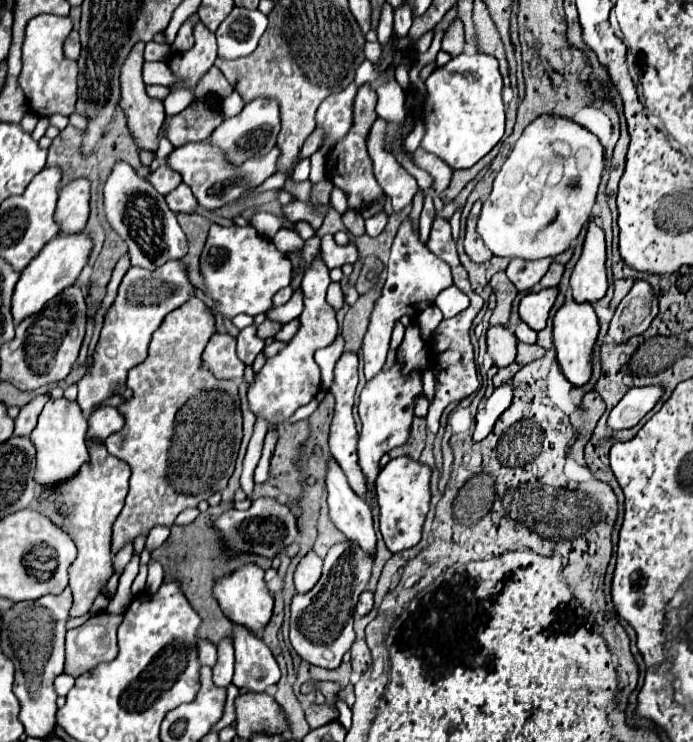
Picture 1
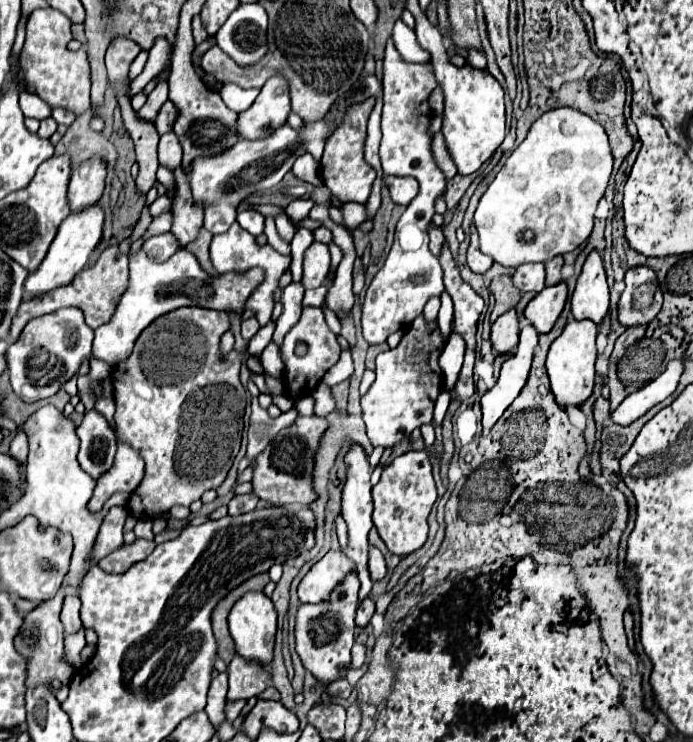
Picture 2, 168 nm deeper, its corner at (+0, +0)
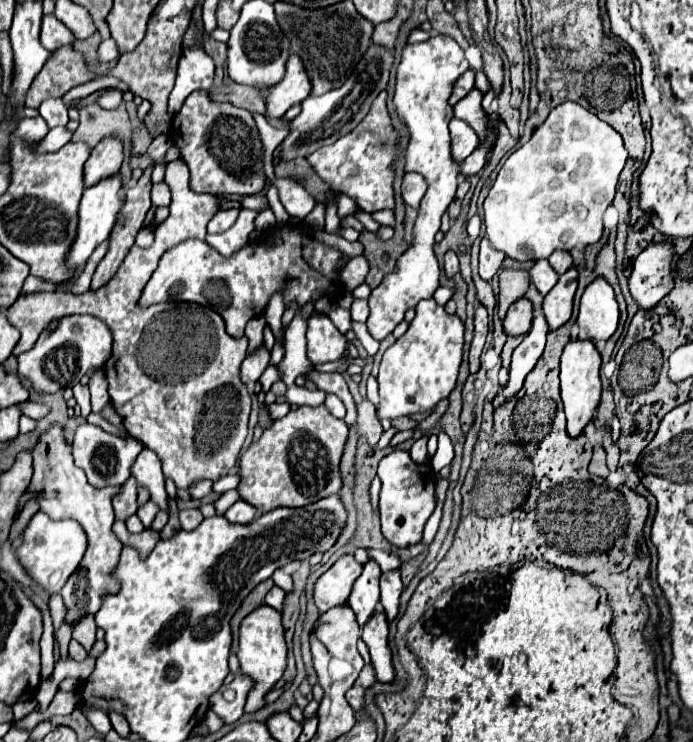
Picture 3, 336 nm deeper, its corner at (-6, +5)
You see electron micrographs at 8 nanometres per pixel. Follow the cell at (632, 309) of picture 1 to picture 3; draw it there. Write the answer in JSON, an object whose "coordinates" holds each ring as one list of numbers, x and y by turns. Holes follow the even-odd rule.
{"coordinates":[[652,244,634,260,628,288,640,310,654,308,672,290,670,262,672,248,668,244]]}

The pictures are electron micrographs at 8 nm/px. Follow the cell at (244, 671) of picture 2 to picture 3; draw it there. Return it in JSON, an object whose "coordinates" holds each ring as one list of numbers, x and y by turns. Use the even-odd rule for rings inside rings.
{"coordinates":[[238,672,236,678,228,686,222,686,216,694,210,696,210,708,226,724,232,724,232,722,236,722,242,716,246,694,252,688,254,688,254,680,248,674]]}

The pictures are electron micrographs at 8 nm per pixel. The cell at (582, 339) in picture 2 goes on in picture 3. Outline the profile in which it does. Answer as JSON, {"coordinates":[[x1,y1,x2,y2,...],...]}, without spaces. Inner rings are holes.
{"coordinates":[[570,340,568,346,562,350,562,358,560,358,560,396,562,396,562,404,564,404,564,412,566,412,566,420,568,420,568,434,570,436,578,436,584,426,592,420,594,410,600,402,600,352,596,350,594,342,578,342]]}

